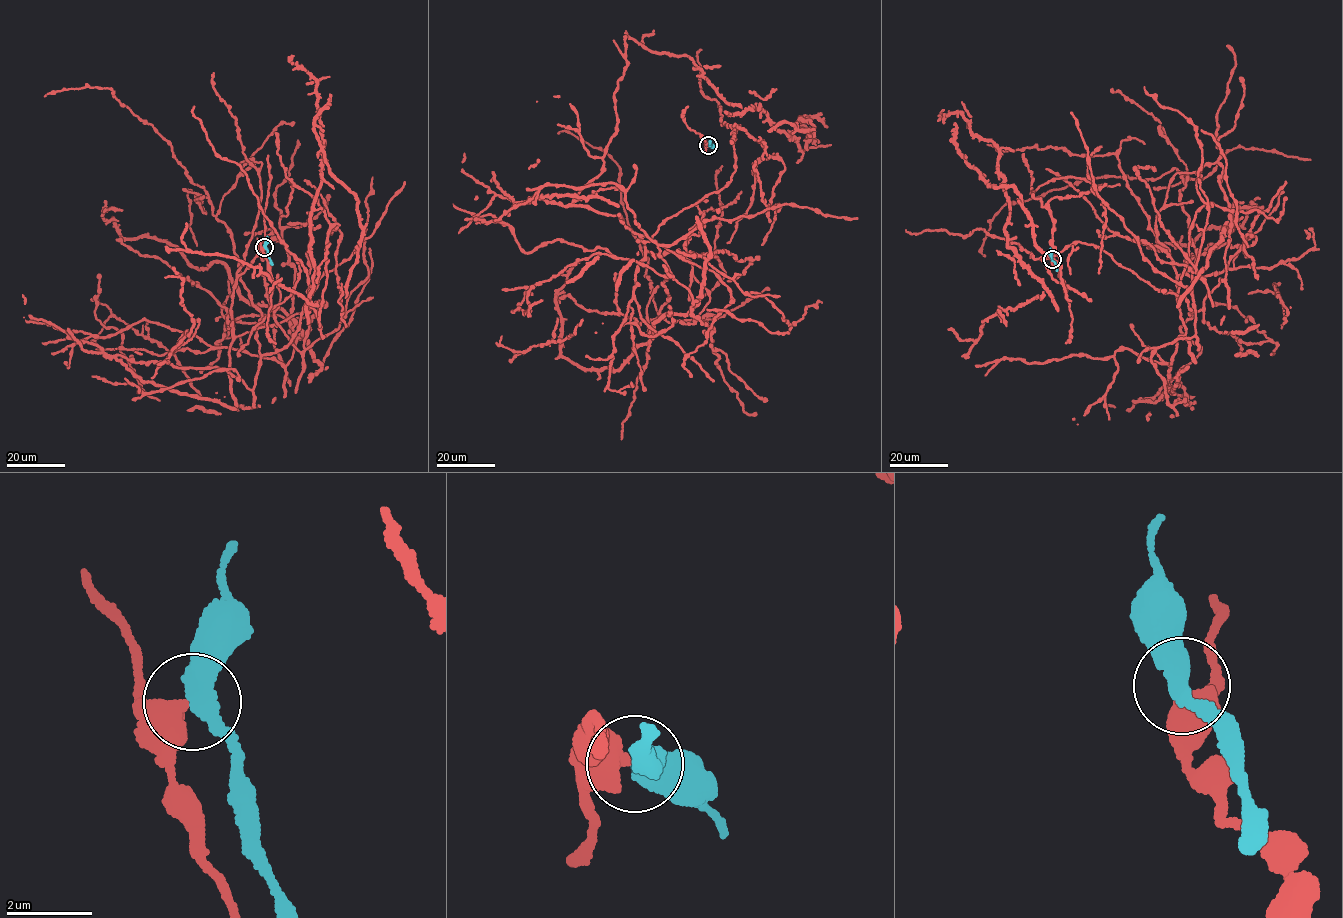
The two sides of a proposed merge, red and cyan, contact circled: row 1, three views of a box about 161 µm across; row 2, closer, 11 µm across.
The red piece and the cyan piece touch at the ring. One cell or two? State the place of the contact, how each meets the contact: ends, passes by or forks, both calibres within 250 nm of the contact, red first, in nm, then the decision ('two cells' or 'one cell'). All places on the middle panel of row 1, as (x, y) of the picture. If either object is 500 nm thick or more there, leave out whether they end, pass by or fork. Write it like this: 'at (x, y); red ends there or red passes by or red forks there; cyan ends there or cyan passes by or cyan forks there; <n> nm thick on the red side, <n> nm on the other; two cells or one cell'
at (708, 145); red passes by; cyan passes by; 460 nm thick on the red side, 440 nm on the other; two cells

